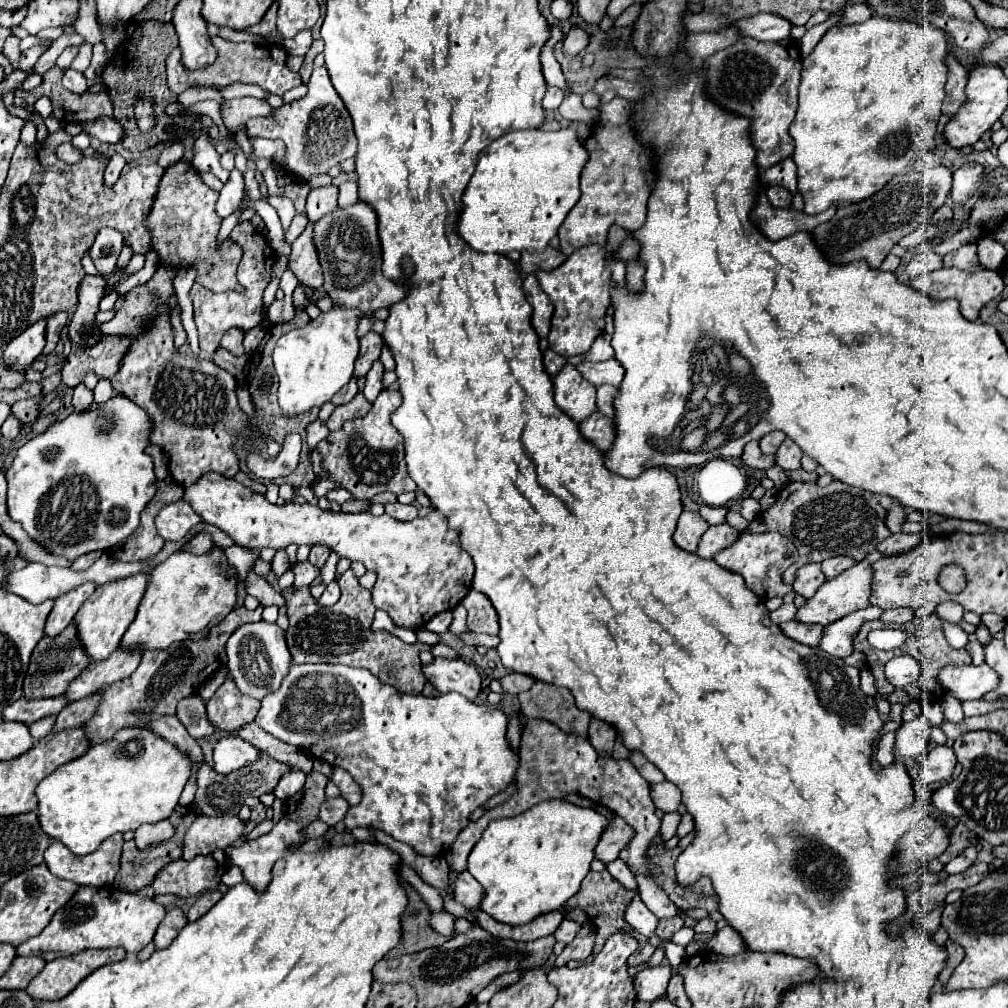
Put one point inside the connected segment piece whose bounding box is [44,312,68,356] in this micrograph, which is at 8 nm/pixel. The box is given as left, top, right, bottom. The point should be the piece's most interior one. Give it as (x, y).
(54, 324)

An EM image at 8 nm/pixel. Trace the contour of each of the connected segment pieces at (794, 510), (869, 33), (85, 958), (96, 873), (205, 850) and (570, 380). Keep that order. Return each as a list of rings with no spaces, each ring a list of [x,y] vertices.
[[[832,480],[824,488],[814,484],[814,482],[788,482],[782,490],[776,492],[774,506],[760,512],[758,518],[754,518],[750,522],[746,532],[780,532],[798,548],[798,562],[792,564],[790,570],[786,570],[782,574],[782,582],[792,584],[794,570],[798,566],[804,566],[806,562],[822,562],[822,560],[832,558],[832,556],[852,556],[856,560],[862,560],[868,552],[876,550],[876,544],[882,542],[890,534],[890,530],[884,526],[886,510],[878,504],[878,498],[880,498],[878,494],[870,494],[870,492],[858,490],[854,486],[846,486],[838,480]]]
[[[872,16],[870,20],[862,24],[850,24],[850,26],[834,26],[830,28],[822,40],[814,46],[810,56],[804,58],[802,62],[802,78],[800,78],[800,90],[798,90],[798,110],[796,118],[790,124],[790,136],[794,140],[794,154],[792,160],[798,168],[798,192],[804,198],[804,212],[806,214],[818,214],[822,210],[828,210],[830,206],[846,206],[846,204],[856,204],[872,194],[880,192],[896,174],[906,174],[914,168],[918,156],[922,152],[934,150],[934,134],[936,134],[936,124],[940,118],[940,104],[944,98],[944,84],[946,84],[946,58],[948,46],[946,46],[946,34],[942,30],[932,28],[932,26],[922,26],[914,22],[898,22],[890,18],[880,18]]]
[[[122,948],[84,950],[74,956],[48,962],[44,970],[28,984],[26,992],[34,1000],[60,1000],[74,990],[96,968],[112,962],[120,962],[126,956]]]
[[[114,834],[114,838],[102,842],[102,846],[86,858],[78,858],[76,854],[70,854],[70,850],[62,848],[62,844],[52,842],[44,854],[44,862],[54,876],[70,880],[74,884],[98,888],[110,886],[120,868],[122,842],[122,836]]]
[[[200,816],[188,828],[182,840],[182,860],[192,860],[200,854],[212,854],[214,850],[224,850],[232,846],[244,832],[244,822],[238,816],[206,818]]]
[[[566,364],[558,376],[552,378],[554,384],[554,402],[556,406],[568,414],[574,422],[582,422],[592,412],[596,412],[594,402],[594,386],[578,376],[576,366]]]

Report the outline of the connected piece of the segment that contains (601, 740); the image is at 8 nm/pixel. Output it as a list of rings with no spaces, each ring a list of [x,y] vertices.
[[[590,720],[590,728],[588,728],[588,740],[594,746],[594,750],[600,756],[612,756],[612,748],[614,748],[614,728],[606,722],[598,722],[598,720]]]

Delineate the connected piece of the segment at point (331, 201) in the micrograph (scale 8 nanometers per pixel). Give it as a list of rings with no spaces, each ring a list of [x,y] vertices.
[[[330,184],[330,186],[310,190],[308,202],[306,202],[306,214],[310,220],[318,220],[336,208],[338,208],[338,188],[336,186]]]

